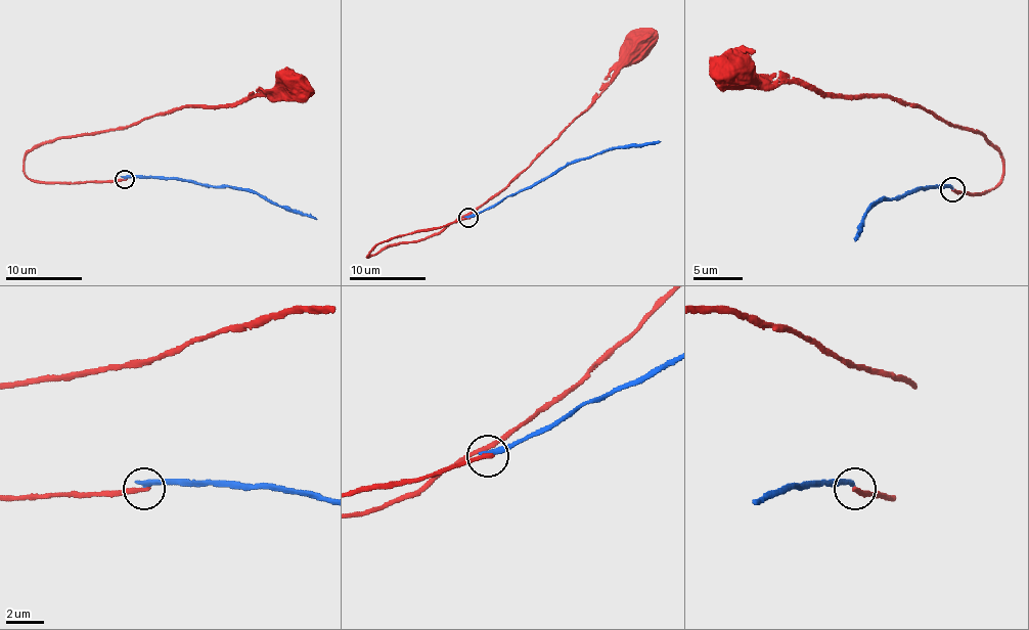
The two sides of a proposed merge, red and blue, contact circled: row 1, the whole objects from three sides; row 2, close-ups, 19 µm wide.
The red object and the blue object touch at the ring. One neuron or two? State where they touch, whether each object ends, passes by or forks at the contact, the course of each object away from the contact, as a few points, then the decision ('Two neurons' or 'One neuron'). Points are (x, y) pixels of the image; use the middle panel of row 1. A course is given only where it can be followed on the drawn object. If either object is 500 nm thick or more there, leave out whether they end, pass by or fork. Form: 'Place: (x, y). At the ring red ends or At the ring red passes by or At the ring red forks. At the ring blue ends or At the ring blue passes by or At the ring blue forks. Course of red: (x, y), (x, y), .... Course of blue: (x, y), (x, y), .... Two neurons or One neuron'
Place: (467, 218). At the ring red ends. At the ring blue ends. Course of red: (468, 217), (378, 241), (367, 257), (388, 245), (440, 234), (451, 223), (499, 194), (581, 115), (639, 45). Course of blue: (468, 217), (544, 181), (569, 164), (613, 148), (655, 144), (661, 141). Two neurons

